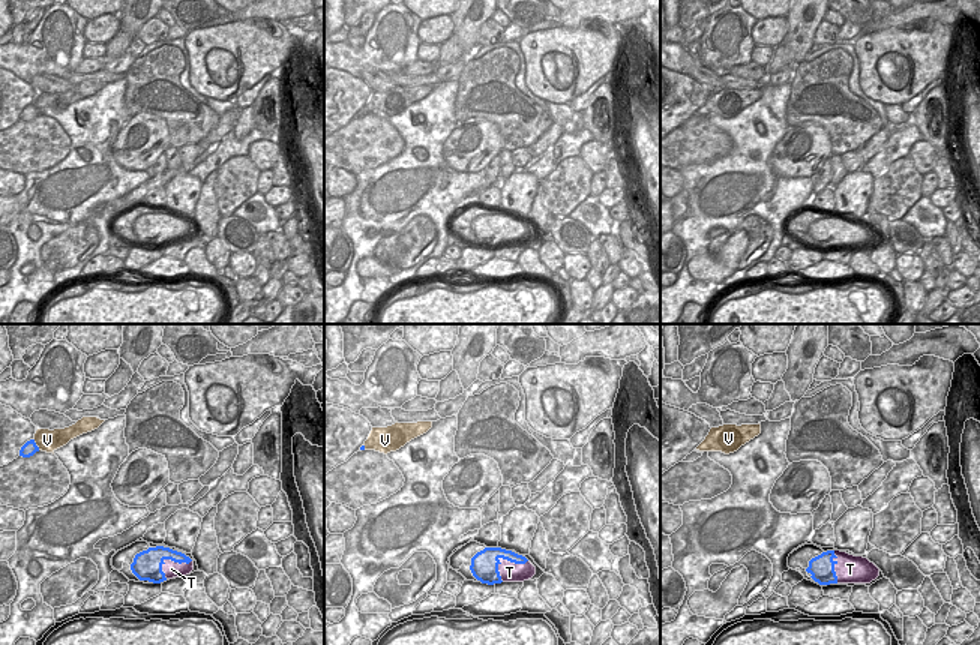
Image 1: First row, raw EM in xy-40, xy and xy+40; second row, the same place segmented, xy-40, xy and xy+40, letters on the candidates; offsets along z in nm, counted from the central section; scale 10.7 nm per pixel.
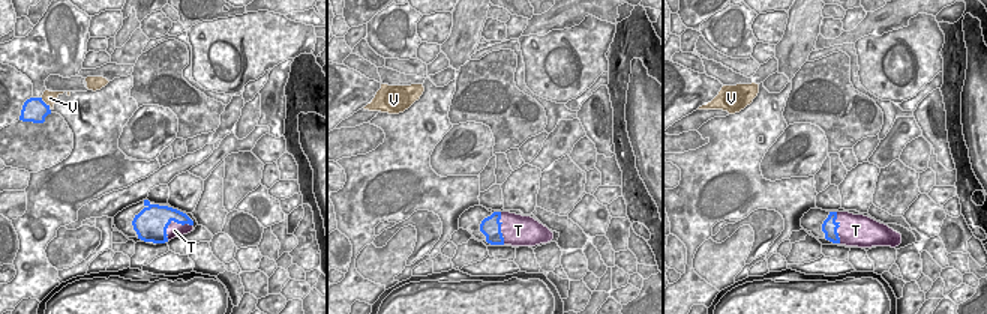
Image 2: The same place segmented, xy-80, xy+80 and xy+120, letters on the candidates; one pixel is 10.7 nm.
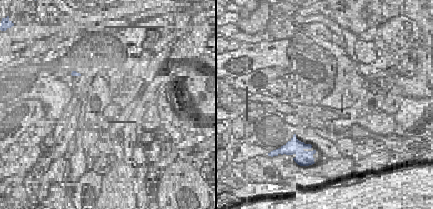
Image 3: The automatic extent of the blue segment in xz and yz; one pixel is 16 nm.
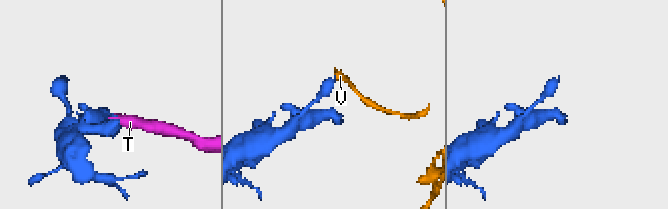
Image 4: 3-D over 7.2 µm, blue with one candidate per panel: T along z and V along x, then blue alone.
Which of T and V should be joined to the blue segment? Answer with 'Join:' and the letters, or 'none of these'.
Join: none of these

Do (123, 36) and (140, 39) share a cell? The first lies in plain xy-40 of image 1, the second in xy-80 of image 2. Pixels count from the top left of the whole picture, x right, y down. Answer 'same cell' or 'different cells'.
different cells

